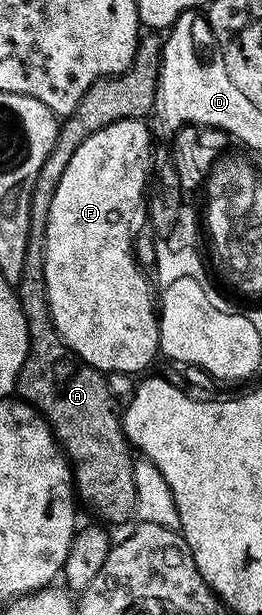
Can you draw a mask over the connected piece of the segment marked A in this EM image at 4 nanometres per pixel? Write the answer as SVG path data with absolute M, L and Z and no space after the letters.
M139 36L133 63L115 77L102 77L92 83L74 112L59 124L56 143L48 159L44 159L44 167L40 167L32 187L30 239L34 243L30 244L26 252L26 273L16 286L18 302L24 311L30 336L30 350L18 376L17 396L37 409L50 424L54 438L72 466L77 500L81 504L83 501L99 517L99 522L110 521L111 526L127 524L131 520L129 517L135 516L136 479L135 458L130 457L132 446L122 430L120 405L118 409L114 393L106 382L109 381L107 374L78 358L62 341L62 336L54 326L46 294L46 278L42 275L44 249L38 243L46 240L52 195L56 195L56 187L60 187L60 175L64 175L64 167L68 167L72 155L76 155L76 147L112 123L130 118L146 119L150 112L155 112L163 42L154 37L157 36Z

